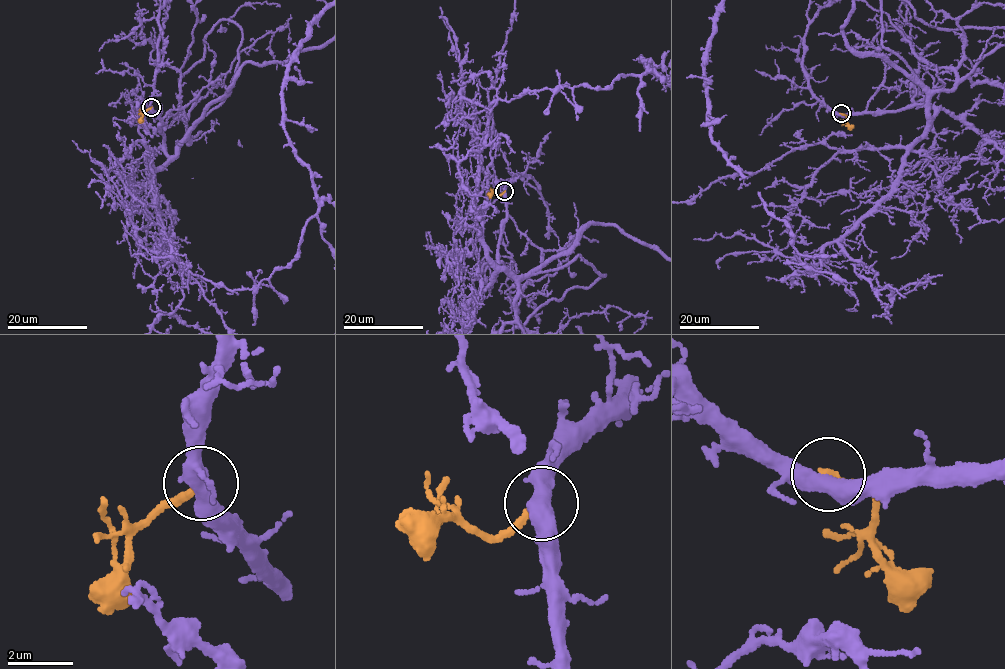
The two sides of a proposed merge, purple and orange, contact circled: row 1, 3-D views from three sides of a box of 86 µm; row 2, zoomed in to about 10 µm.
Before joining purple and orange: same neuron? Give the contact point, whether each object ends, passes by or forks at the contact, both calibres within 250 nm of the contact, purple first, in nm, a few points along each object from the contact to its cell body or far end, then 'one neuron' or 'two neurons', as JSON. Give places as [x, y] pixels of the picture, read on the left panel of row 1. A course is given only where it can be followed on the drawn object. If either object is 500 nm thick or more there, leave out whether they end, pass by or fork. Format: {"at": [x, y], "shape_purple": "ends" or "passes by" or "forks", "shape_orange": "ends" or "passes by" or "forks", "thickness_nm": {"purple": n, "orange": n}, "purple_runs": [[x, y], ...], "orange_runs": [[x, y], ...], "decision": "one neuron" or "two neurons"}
{"at": [151, 107], "shape_purple": "passes by", "shape_orange": "ends", "thickness_nm": {"purple": 480, "orange": 240}, "orange_runs": [[151, 107], [139, 123]], "decision": "two neurons"}

